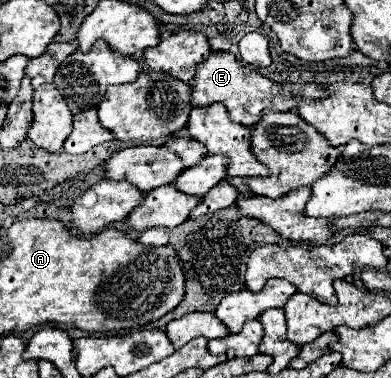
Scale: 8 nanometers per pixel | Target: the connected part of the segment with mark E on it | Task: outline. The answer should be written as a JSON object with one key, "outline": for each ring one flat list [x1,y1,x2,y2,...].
{"outline":[[211,52,211,56,197,64,197,72,191,84,191,104,205,106,213,102,223,102,231,120,253,126,263,112,269,110,295,110,295,98,323,98,325,90,317,84,279,84,259,72,245,66,231,52]]}

